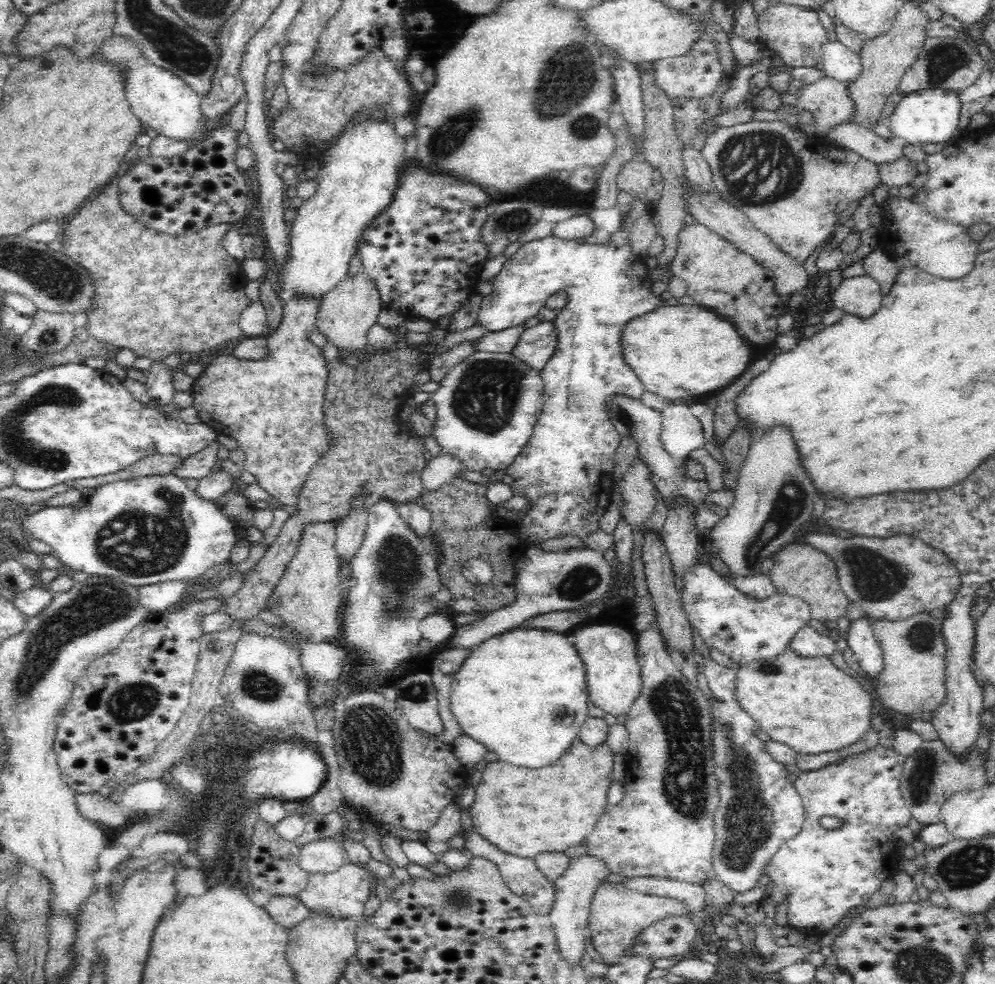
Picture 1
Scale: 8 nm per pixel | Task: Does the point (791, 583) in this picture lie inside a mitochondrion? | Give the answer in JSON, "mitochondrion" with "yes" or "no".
{"mitochondrion":"no"}

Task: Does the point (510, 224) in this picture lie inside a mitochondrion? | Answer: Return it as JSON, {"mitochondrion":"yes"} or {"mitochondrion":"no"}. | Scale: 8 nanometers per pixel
{"mitochondrion":"yes"}

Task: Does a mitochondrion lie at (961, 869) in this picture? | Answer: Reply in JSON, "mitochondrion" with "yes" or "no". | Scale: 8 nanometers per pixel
{"mitochondrion":"yes"}

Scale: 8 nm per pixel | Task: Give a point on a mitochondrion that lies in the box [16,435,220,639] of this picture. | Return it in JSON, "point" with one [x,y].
{"point":[133,543]}

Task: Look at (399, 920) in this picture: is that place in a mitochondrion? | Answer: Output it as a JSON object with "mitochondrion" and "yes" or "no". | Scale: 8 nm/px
{"mitochondrion":"no"}

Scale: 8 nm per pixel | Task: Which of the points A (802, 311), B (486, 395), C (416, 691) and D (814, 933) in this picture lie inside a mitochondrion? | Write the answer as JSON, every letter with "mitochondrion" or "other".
{"A":"other","B":"mitochondrion","C":"mitochondrion","D":"other"}

